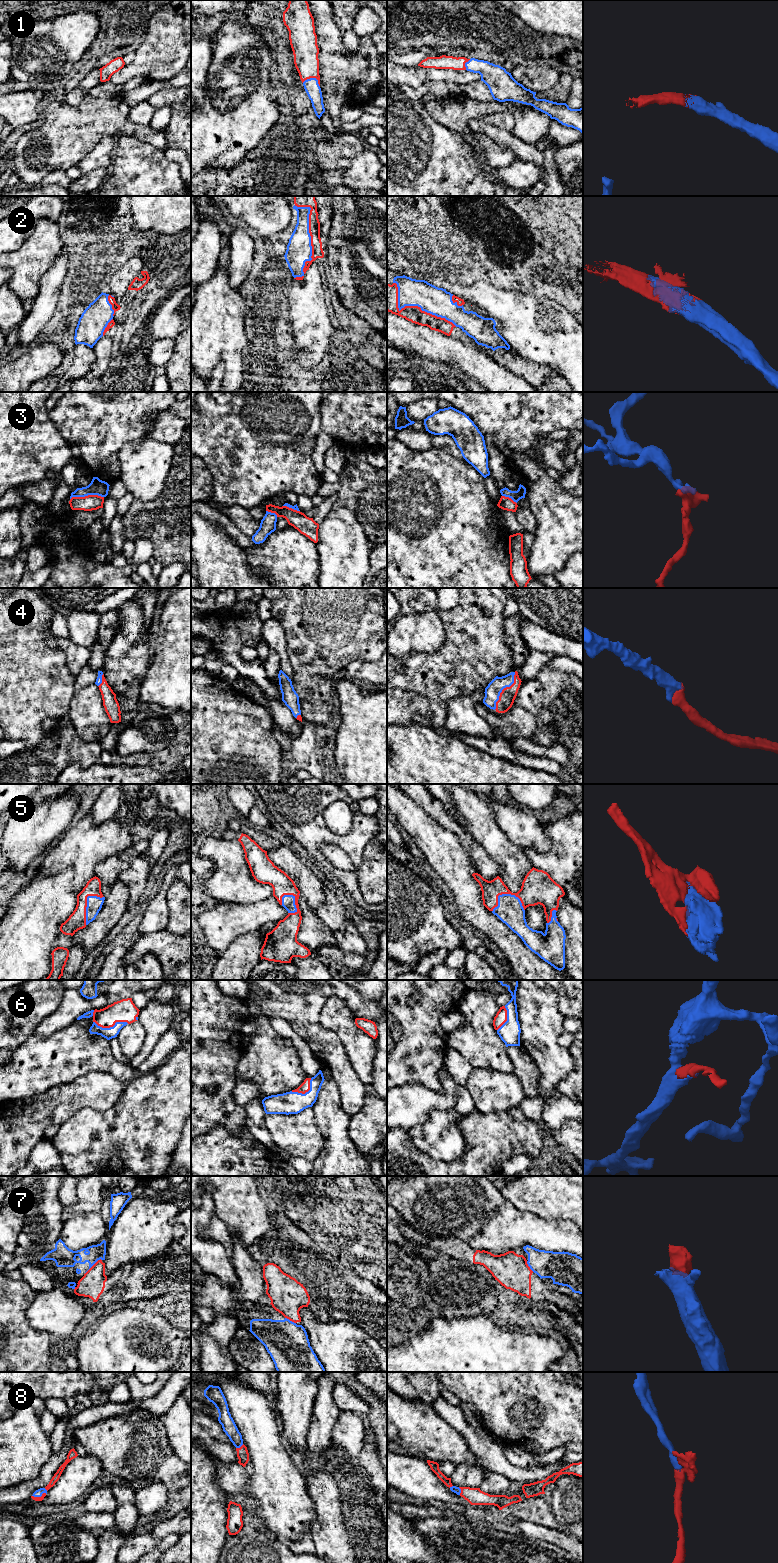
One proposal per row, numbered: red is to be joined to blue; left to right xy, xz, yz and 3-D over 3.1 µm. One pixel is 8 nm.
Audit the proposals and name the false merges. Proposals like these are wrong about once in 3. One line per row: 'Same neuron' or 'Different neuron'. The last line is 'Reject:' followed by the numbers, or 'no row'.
1: Same neuron
2: Same neuron
3: Different neuron
4: Same neuron
5: Same neuron
6: Same neuron
7: Different neuron
8: Same neuron
Reject: 3, 7

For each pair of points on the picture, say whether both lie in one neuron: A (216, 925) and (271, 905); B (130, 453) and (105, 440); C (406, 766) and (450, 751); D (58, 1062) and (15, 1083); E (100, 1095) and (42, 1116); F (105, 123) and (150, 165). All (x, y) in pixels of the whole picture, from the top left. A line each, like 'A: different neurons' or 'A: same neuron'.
A: same neuron
B: different neurons
C: same neuron
D: same neuron
E: same neuron
F: different neurons

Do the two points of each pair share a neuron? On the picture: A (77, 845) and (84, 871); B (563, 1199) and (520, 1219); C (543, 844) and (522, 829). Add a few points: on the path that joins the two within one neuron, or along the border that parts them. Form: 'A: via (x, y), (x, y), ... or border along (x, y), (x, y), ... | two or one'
A: via (81, 851), (83, 865) | one
B: border along (512, 1202), (521, 1210), (555, 1221) | two
C: via (538, 840), (527, 831) | one

